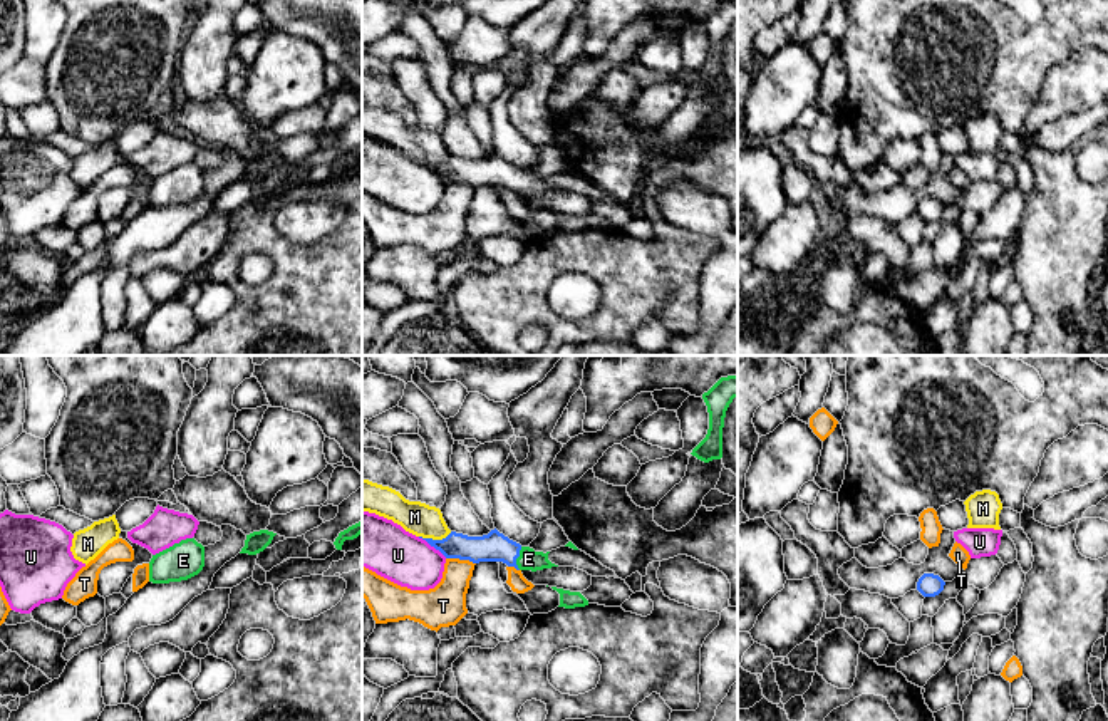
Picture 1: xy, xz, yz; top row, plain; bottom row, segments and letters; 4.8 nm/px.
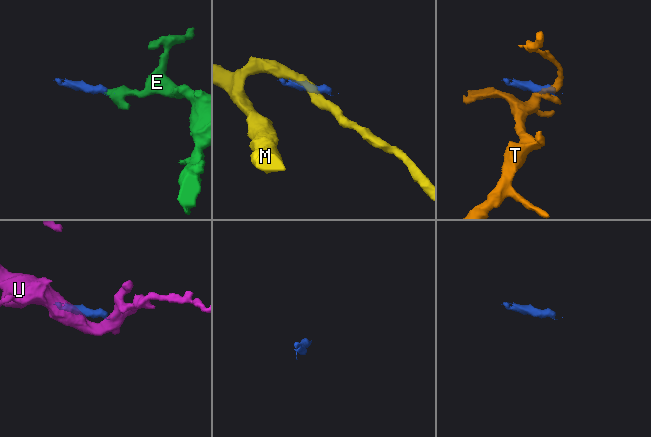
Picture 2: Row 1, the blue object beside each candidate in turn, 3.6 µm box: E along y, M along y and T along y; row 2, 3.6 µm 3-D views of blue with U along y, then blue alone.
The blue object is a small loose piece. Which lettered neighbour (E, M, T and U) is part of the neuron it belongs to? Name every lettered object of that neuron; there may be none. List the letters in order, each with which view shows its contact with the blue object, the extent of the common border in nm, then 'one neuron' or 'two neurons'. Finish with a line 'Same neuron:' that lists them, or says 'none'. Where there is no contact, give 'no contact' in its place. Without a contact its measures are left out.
E: xz | 110 nm | one neuron
M: xz | 160 nm | two neurons
T: xz | 150 nm | two neurons
U: xz | 170 nm | two neurons
Same neuron: E

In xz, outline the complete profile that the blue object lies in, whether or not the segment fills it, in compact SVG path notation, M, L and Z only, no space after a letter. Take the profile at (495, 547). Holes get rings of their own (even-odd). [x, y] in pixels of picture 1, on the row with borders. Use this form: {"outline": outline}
{"outline": "M496 528L483 537L468 537L463 533L451 532L443 540L422 538L431 547L439 550L446 558L479 562L503 562L516 570L543 570L558 567L548 560L548 553L535 552L530 547L510 540Z"}

